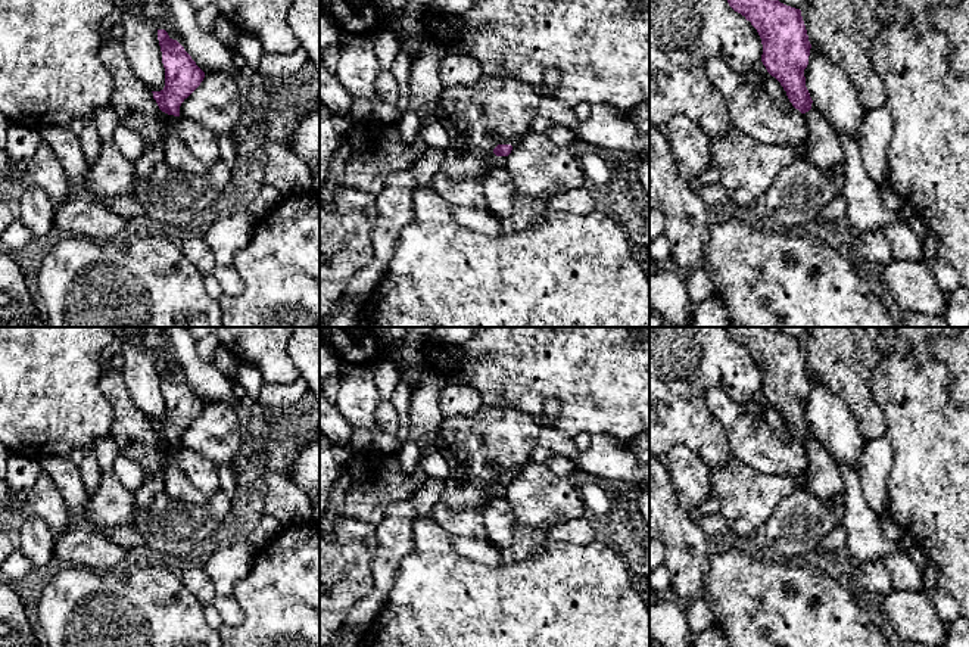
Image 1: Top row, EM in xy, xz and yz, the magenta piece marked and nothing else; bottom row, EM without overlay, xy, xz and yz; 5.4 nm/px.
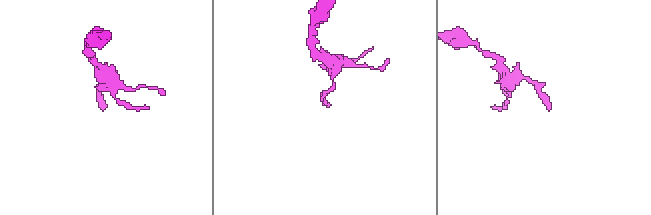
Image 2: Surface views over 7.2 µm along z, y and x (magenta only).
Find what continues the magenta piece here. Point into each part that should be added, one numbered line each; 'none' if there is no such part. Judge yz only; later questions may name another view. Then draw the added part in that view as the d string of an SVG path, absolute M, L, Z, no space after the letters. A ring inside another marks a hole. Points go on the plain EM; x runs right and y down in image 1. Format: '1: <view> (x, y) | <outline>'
1: yz (823, 479) | M817 439L806 442L808 466L804 489L823 501L845 495L845 483L839 475L835 458Z

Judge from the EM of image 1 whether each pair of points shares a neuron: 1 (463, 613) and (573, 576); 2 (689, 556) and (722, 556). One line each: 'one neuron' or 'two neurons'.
1: one neuron
2: two neurons

